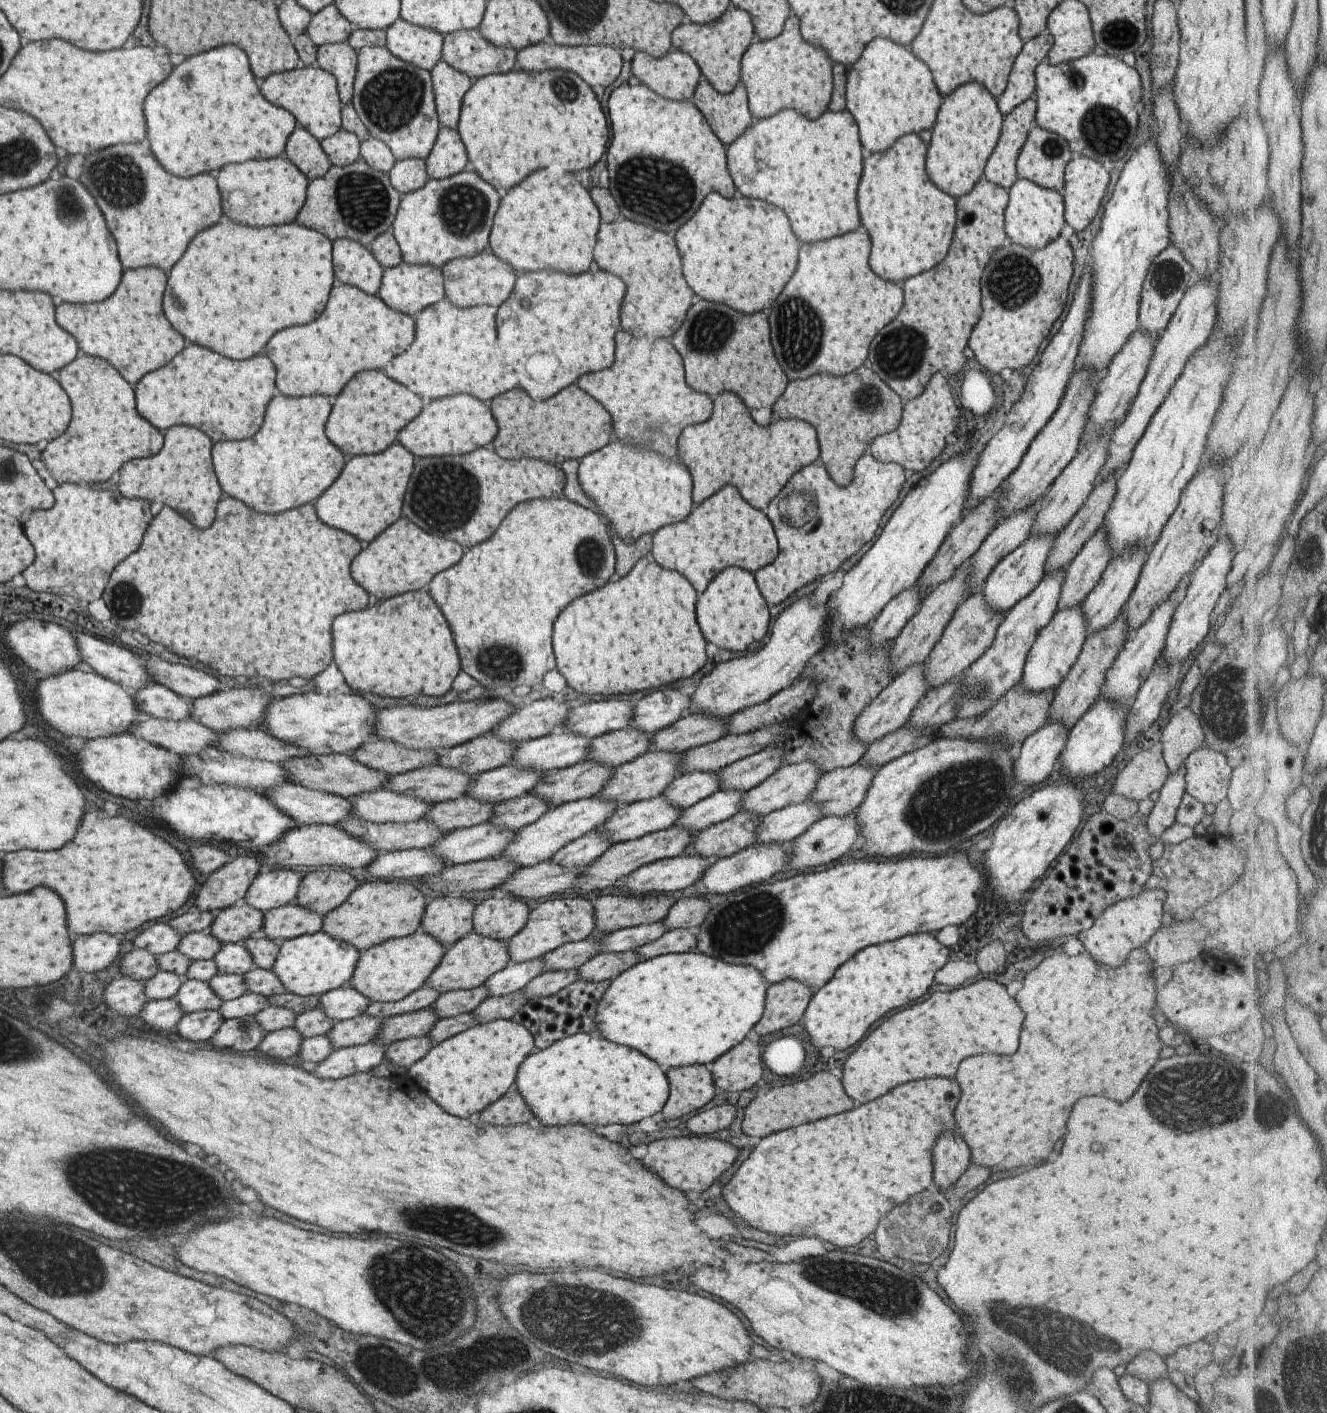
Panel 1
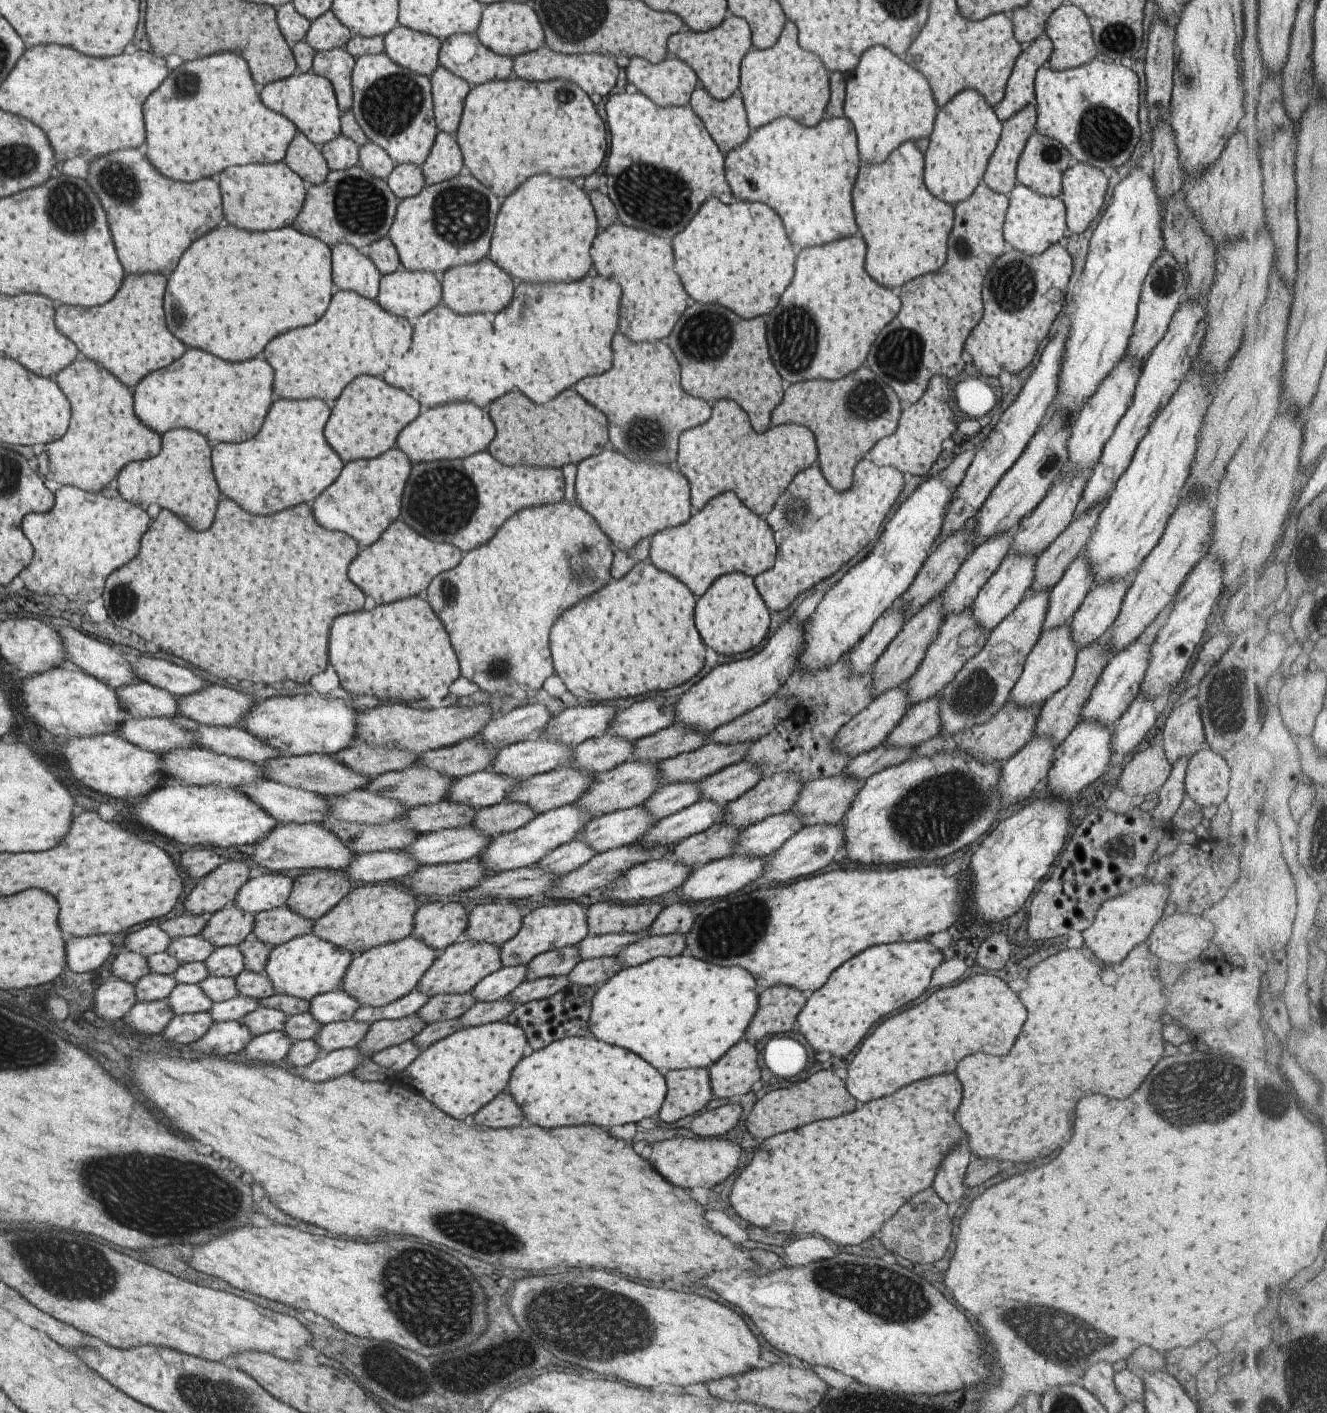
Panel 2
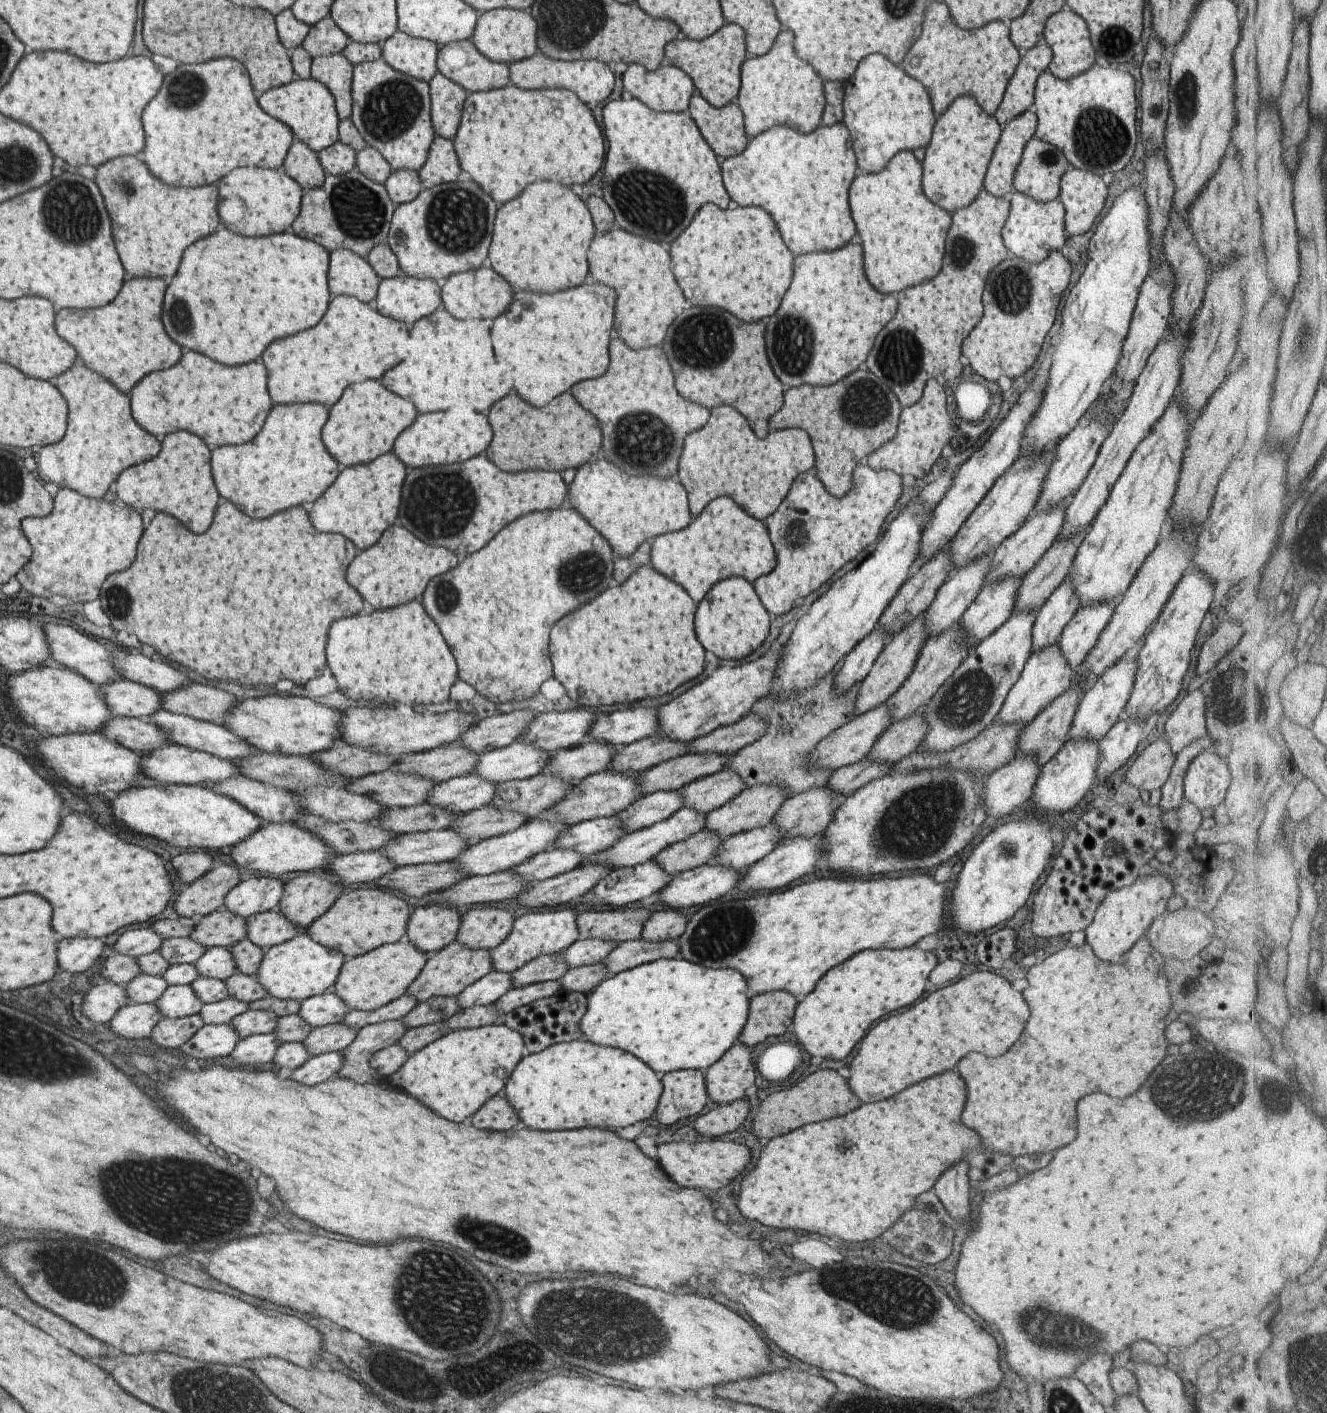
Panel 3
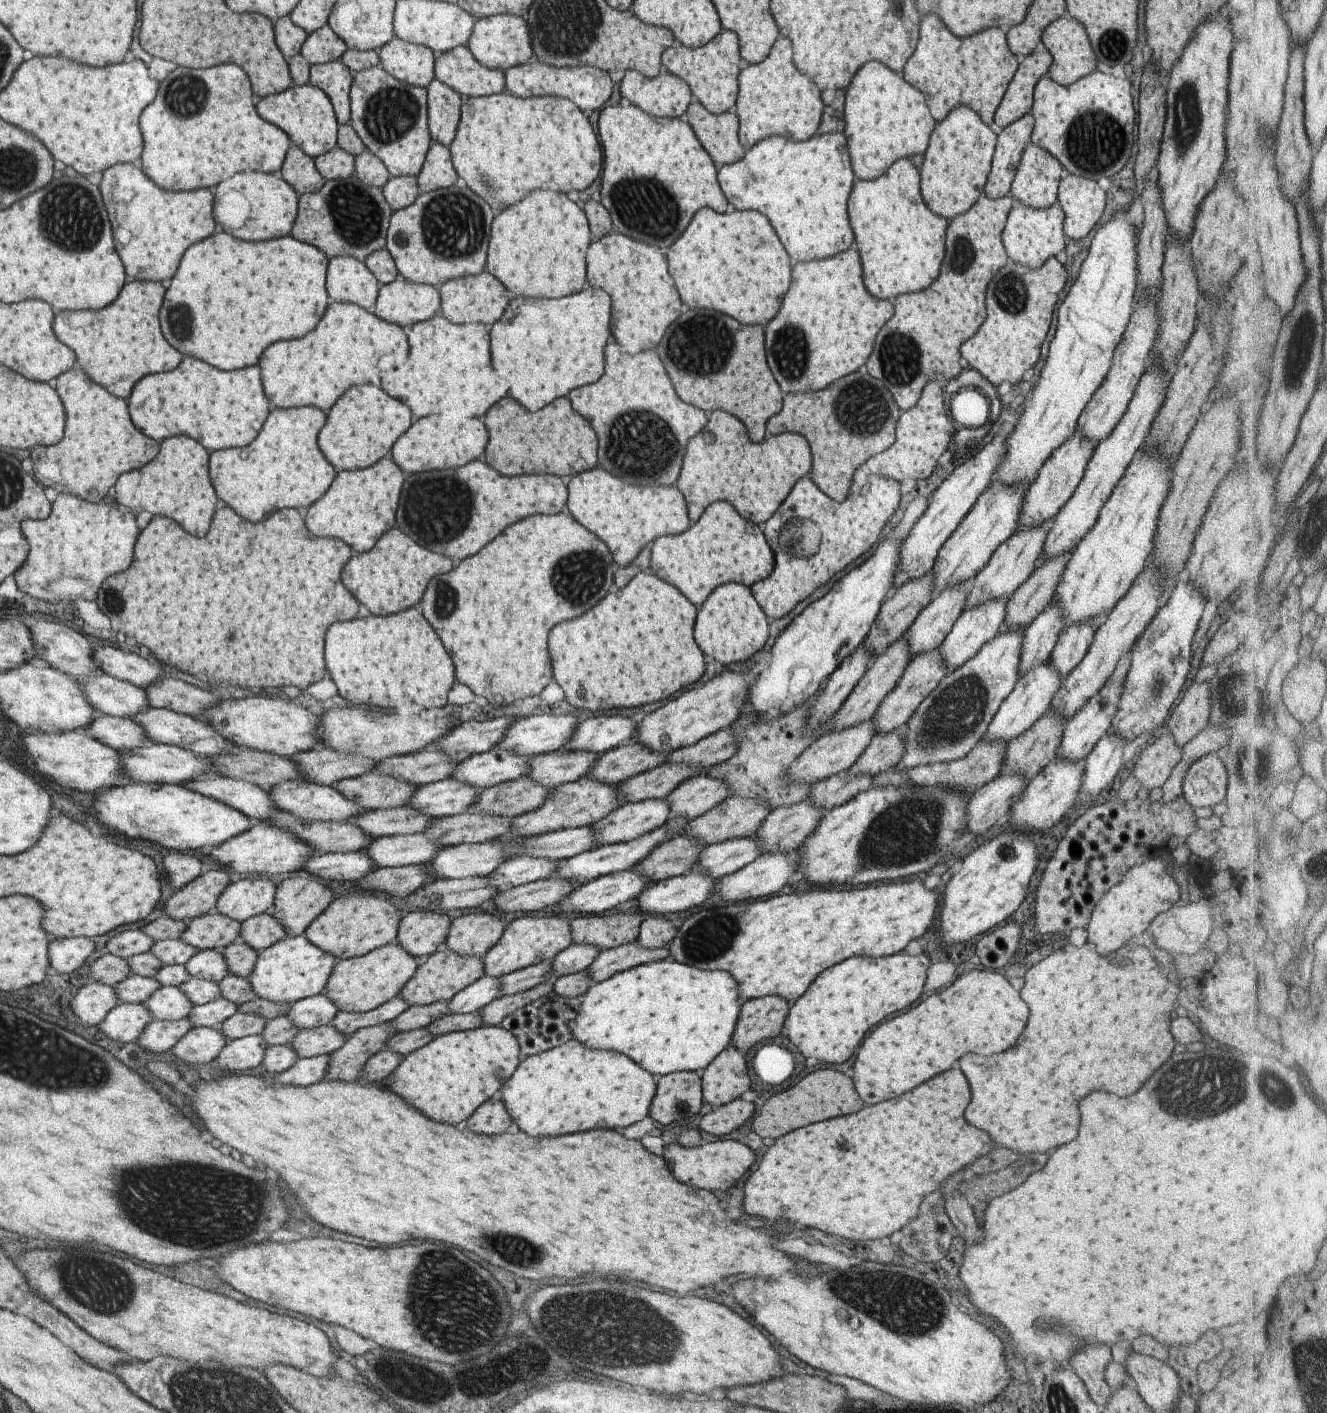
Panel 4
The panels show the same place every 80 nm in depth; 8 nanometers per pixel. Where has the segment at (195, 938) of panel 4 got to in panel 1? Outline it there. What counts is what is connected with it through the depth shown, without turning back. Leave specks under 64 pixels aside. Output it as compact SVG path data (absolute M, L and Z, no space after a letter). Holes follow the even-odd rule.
M240 902L226 909L219 909L207 931L223 945L242 943L247 937L260 932L262 918L262 912Z

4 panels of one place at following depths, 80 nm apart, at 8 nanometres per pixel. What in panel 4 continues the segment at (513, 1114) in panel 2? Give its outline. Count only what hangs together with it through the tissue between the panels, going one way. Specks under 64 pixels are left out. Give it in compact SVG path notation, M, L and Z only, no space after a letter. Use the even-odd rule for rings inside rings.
M495 1097L483 1102L483 1106L479 1106L465 1122L465 1126L477 1134L501 1134L509 1128L509 1124L511 1120L503 1104L495 1100Z

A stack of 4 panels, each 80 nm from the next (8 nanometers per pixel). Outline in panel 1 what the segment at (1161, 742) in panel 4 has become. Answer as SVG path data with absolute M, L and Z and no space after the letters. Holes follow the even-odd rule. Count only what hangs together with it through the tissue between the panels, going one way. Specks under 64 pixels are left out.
M1145 750L1145 752L1135 754L1125 764L1125 768L1115 778L1113 788L1119 790L1121 796L1123 794L1129 796L1129 792L1131 792L1131 794L1139 796L1135 800L1143 800L1148 798L1151 792L1157 792L1161 788L1168 773L1162 753Z

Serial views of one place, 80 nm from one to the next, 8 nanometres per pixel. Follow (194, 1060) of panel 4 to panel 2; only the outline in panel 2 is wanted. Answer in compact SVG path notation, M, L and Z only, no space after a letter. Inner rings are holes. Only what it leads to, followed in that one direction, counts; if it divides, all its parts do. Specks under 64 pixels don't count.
M237 1021L216 1022L197 1041L189 1043L191 1050L199 1054L222 1057L245 1049L253 1040L246 1024Z

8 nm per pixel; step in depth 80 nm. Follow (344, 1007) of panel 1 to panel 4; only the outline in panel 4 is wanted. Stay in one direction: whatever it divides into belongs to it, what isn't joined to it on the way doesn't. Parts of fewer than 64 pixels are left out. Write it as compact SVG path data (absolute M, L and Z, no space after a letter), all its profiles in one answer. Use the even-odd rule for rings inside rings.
M319 993L290 1003L285 1017L296 1029L310 1029L329 1025L336 1012L336 1006Z

